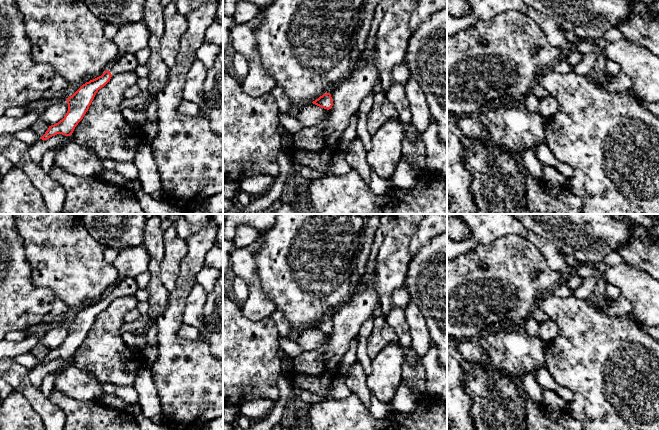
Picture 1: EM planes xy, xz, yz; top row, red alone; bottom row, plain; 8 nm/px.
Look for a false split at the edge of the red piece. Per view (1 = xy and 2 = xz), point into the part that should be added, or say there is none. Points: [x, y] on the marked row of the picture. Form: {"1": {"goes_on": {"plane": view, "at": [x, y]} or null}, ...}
{"1": {"goes_on": {"plane": "xy", "at": [126, 62]}}, "2": {"goes_on": null}}

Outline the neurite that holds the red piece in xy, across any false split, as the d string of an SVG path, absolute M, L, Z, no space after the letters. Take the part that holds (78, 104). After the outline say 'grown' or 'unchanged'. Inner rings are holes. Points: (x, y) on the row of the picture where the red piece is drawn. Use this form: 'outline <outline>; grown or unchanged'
outline M121 54L118 60L101 76L86 82L72 96L66 99L68 104L66 115L58 123L49 126L46 133L40 139L47 140L57 134L72 135L75 127L88 111L98 90L104 87L113 75L133 71L138 66L135 54Z; grown

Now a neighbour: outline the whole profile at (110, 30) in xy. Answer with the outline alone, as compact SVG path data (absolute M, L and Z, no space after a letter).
M103 23L104 34L109 39L113 39L113 37L116 35L118 29L119 29L119 27L114 24Z

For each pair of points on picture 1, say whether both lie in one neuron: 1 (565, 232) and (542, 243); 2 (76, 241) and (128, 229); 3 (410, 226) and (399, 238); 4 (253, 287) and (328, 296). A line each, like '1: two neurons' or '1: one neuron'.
1: two neurons
2: two neurons
3: one neuron
4: two neurons

